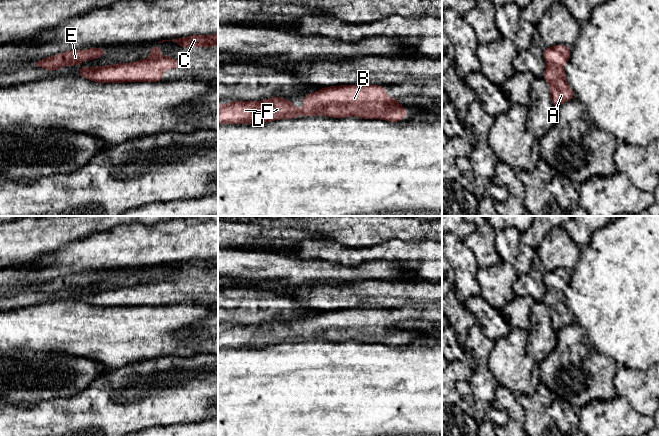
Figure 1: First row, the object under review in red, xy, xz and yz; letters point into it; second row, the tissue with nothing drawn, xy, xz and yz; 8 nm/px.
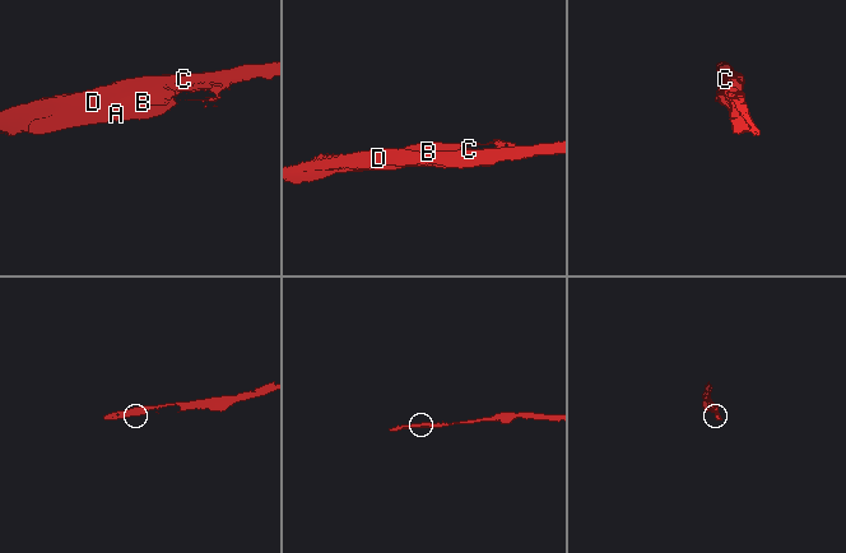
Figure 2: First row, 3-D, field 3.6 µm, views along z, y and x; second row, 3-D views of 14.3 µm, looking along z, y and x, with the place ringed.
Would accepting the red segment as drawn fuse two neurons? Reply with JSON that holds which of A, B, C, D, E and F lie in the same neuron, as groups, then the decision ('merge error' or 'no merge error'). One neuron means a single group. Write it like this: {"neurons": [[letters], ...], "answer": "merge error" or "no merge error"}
{"neurons": [["A", "B", "C", "D", "E", "F"]], "answer": "no merge error"}

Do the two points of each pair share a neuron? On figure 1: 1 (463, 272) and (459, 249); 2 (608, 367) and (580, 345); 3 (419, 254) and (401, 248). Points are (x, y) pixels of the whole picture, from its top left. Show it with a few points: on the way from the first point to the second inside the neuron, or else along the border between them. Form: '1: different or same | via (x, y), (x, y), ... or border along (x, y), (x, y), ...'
1: same | via (463, 266), (459, 255)
2: same | via (601, 366), (587, 352)
3: same | via (415, 254), (407, 254), (405, 252)

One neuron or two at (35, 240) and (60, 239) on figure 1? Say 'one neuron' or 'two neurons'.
one neuron

